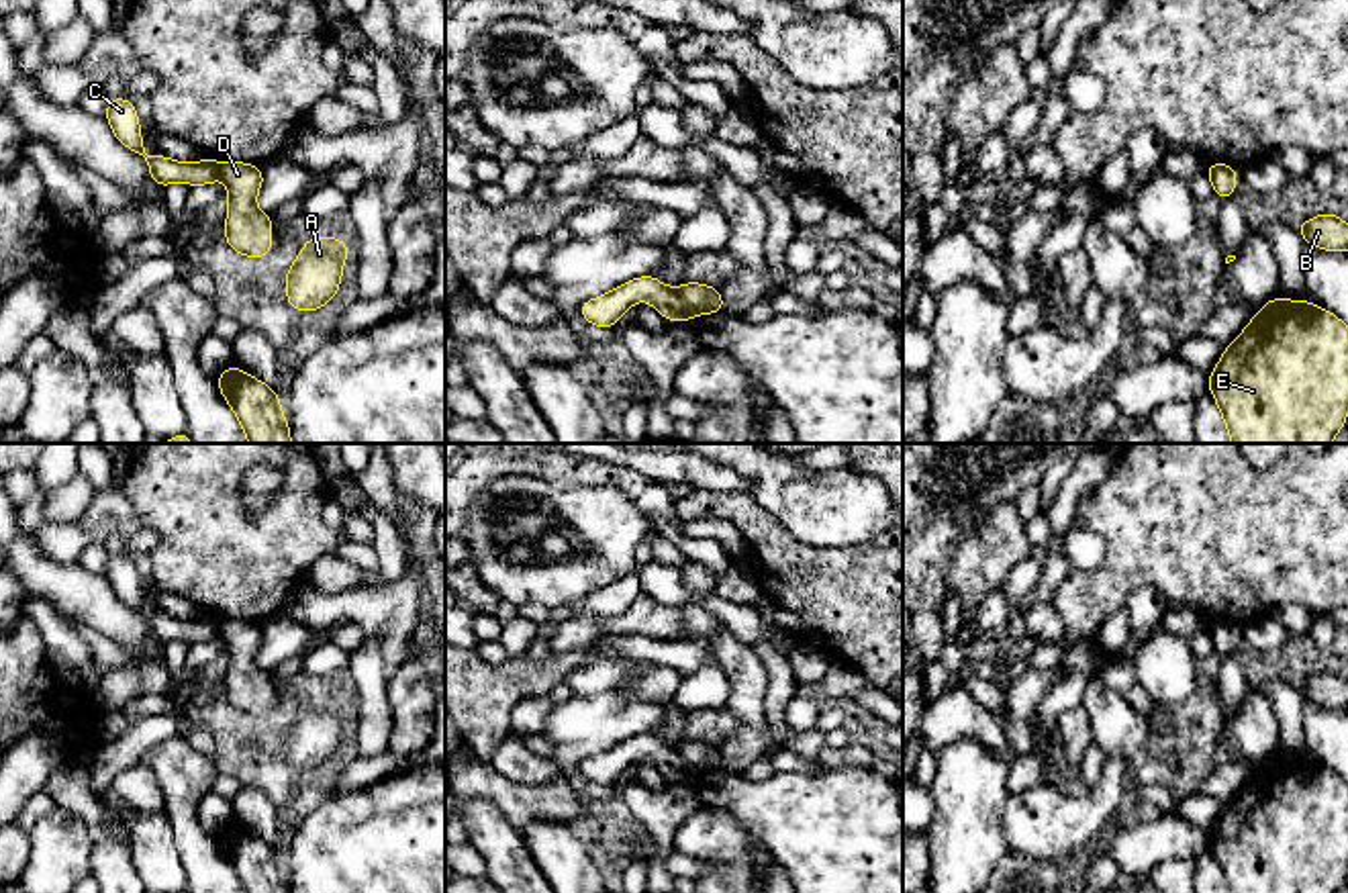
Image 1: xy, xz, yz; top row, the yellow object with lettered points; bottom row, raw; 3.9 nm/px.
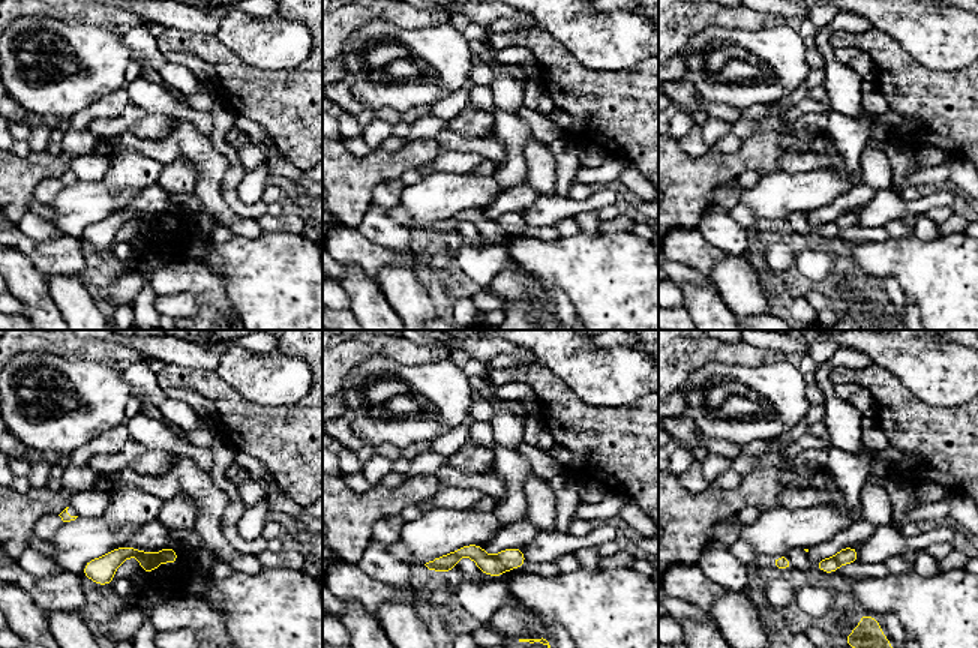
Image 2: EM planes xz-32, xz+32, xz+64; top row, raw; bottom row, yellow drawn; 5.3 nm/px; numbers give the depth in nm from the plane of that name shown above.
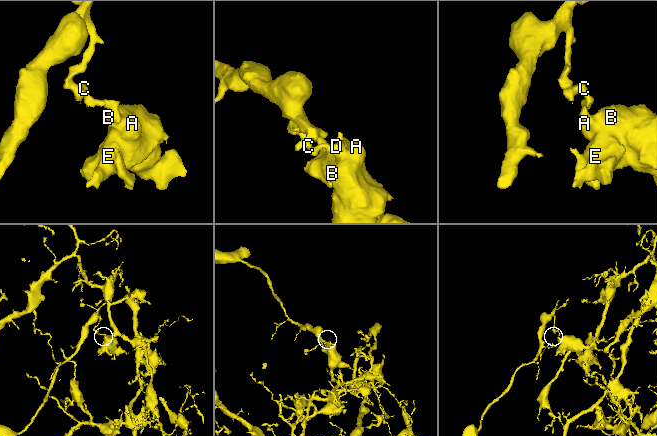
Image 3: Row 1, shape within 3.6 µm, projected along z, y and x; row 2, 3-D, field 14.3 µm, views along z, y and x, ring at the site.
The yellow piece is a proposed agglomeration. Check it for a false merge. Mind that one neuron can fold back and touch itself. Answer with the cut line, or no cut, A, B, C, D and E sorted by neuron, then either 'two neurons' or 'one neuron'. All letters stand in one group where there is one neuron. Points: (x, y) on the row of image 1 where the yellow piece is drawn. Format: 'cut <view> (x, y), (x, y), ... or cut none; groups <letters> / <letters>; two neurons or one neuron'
cut xz (675, 289), (695, 313); groups A B D E / C; two neurons

